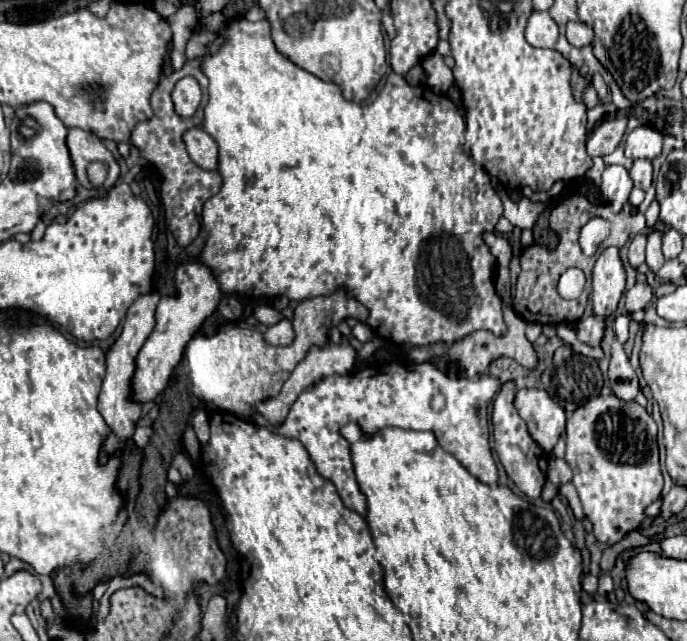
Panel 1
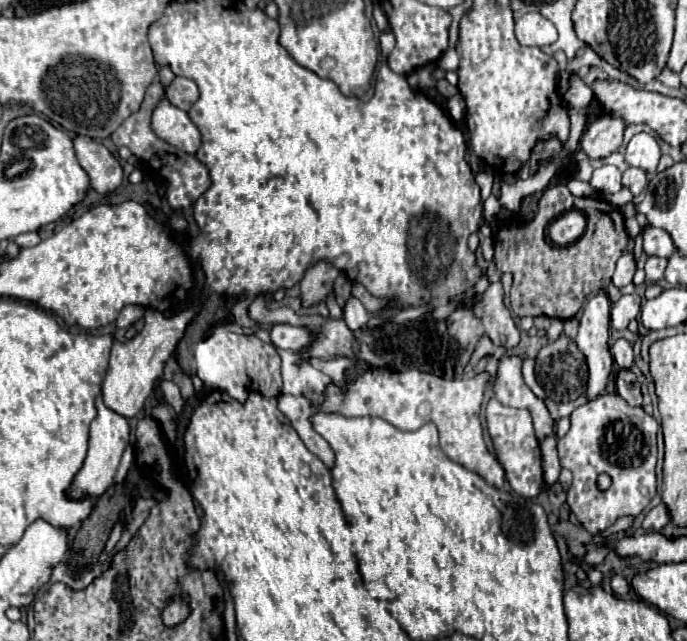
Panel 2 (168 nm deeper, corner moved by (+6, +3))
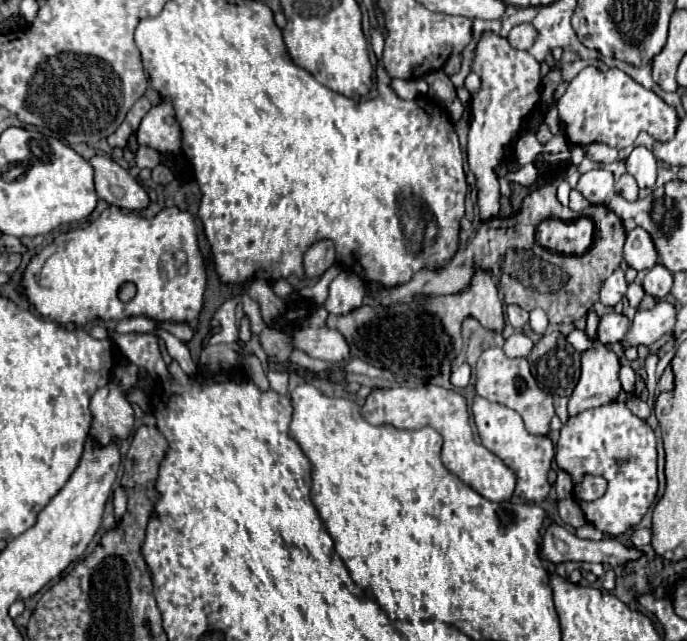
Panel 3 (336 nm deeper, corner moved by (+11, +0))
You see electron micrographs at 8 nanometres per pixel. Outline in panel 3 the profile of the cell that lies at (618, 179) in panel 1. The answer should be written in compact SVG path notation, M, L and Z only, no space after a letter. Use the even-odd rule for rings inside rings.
M595 169L595 171L583 173L577 183L577 191L581 191L589 203L607 205L611 201L611 197L615 195L613 173L605 171L605 169Z

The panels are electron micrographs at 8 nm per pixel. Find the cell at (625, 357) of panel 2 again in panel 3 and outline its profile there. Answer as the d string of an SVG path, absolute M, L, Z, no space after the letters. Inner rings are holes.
M621 365L621 369L619 369L619 379L621 379L623 389L633 393L633 385L635 385L635 371L633 371L629 365Z

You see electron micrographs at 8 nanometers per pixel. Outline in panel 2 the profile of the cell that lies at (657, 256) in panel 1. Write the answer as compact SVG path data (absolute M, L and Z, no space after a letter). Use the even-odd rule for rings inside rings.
M650 256L648 260L646 260L646 266L644 266L644 270L646 270L646 280L648 282L660 282L662 278L664 278L664 270L666 270L666 258L656 258L656 256Z

